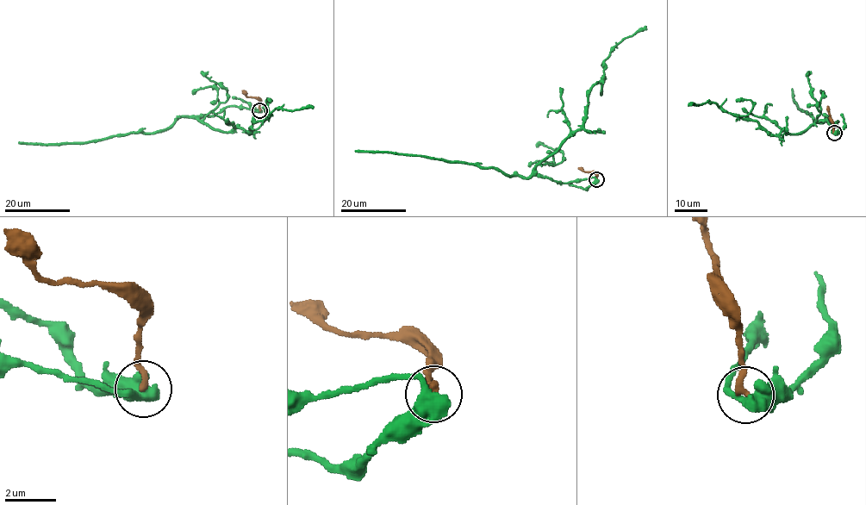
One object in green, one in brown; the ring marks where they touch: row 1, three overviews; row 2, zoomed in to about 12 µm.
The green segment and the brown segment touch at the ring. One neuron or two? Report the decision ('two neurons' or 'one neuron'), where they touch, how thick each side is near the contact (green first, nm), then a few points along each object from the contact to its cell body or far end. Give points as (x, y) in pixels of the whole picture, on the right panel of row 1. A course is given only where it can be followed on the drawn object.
two neurons; at (834, 133); 550 nm thick on the green side, 260 nm on the other; green runs (834, 133), (837, 121), (825, 121), (791, 134), (771, 134), (715, 102), (688, 104); brown runs (834, 133), (827, 106)

